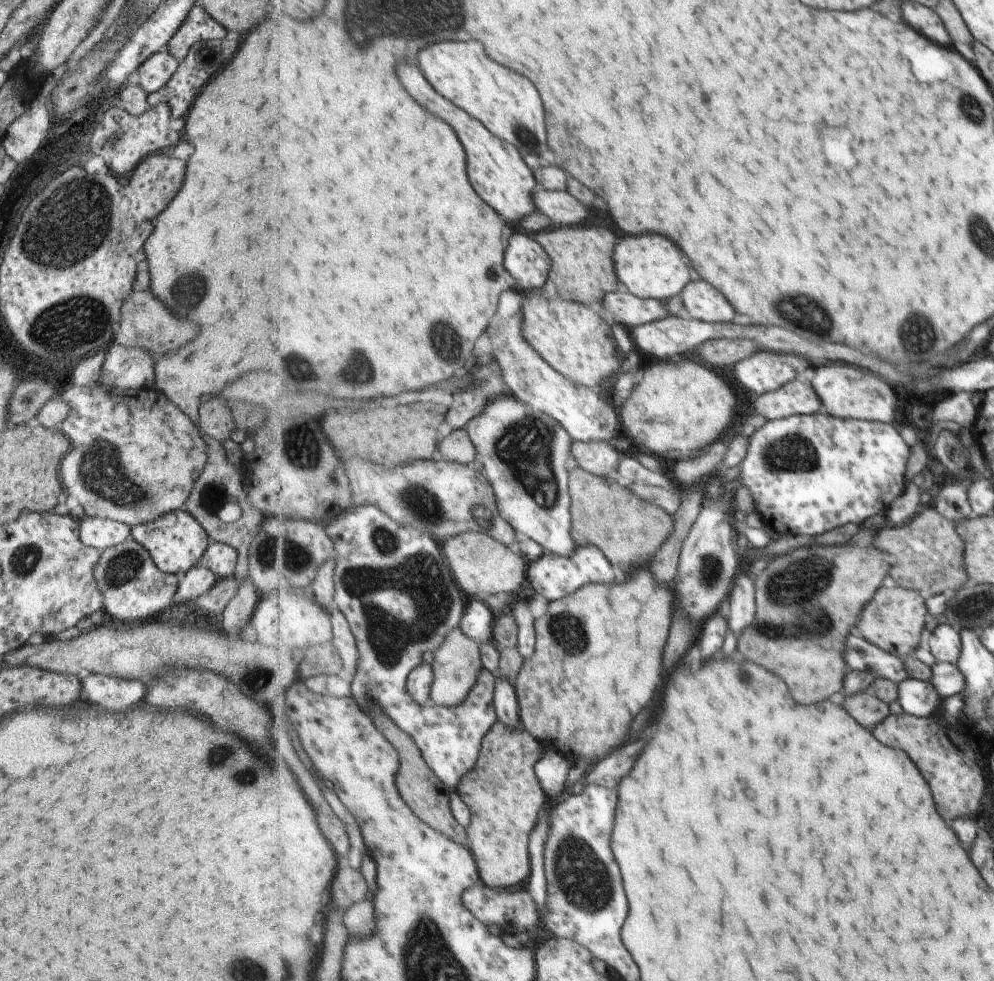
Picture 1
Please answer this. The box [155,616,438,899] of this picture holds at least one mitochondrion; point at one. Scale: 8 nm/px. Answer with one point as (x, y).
(254, 677)

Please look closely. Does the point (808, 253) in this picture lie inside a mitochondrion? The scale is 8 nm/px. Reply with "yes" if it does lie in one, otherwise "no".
no

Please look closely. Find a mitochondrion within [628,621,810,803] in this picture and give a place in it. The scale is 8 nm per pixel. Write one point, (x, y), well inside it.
(744, 674)

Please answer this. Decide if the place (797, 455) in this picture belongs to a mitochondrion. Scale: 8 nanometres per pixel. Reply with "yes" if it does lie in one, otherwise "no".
yes

